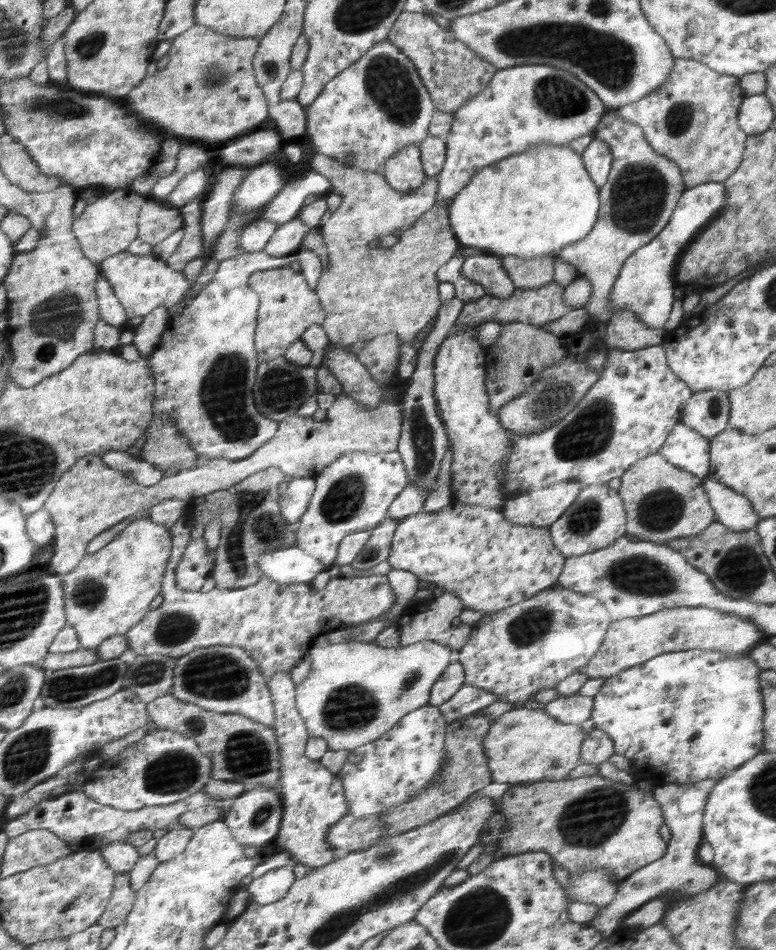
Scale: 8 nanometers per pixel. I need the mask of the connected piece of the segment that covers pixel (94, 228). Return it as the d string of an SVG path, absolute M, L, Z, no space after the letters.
M130 188L114 190L111 195L102 194L98 202L88 205L82 216L75 219L75 236L79 238L86 256L94 264L100 265L112 256L128 251L139 237L142 209L148 201L148 196Z

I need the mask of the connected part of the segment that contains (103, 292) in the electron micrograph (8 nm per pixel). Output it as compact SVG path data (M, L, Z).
M100 273L98 279L98 292L101 304L101 316L106 319L108 323L116 326L128 328L128 321L130 320L126 307L122 304L120 297L114 291L114 285L106 276L106 273Z

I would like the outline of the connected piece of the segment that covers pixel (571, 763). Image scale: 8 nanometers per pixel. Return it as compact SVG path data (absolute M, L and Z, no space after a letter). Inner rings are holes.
M522 706L494 719L484 740L484 753L495 782L515 785L557 781L568 778L570 770L581 764L580 752L586 738L578 723L564 723L543 710L528 710Z

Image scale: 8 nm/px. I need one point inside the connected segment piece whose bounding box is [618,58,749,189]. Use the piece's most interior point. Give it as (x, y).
(693, 119)

